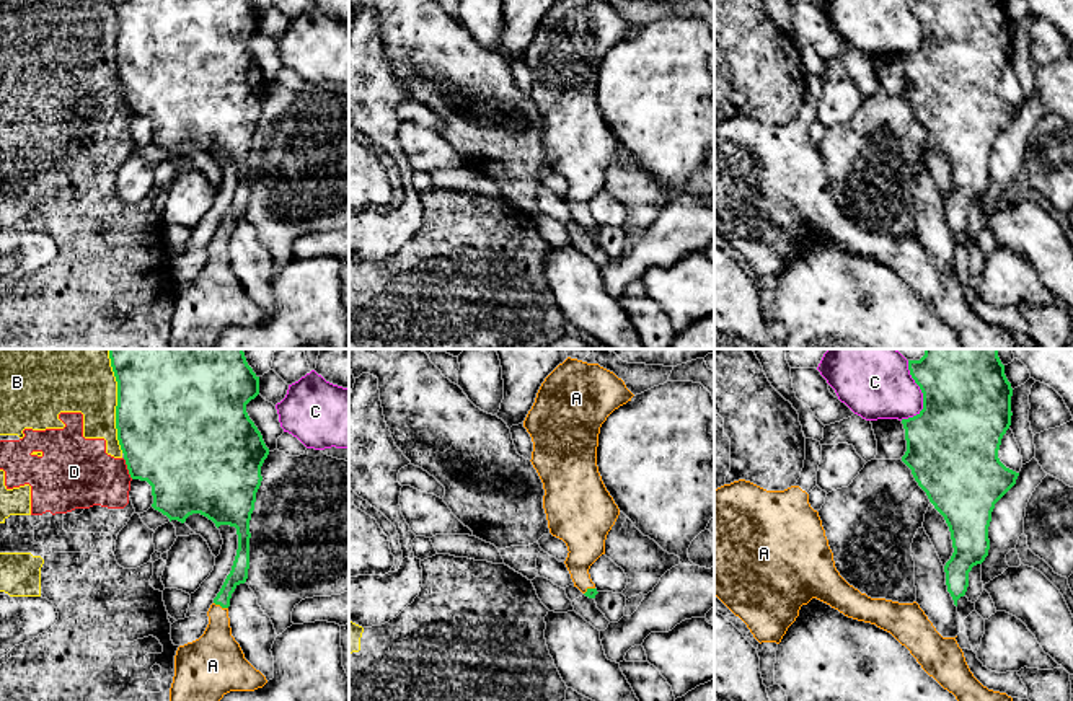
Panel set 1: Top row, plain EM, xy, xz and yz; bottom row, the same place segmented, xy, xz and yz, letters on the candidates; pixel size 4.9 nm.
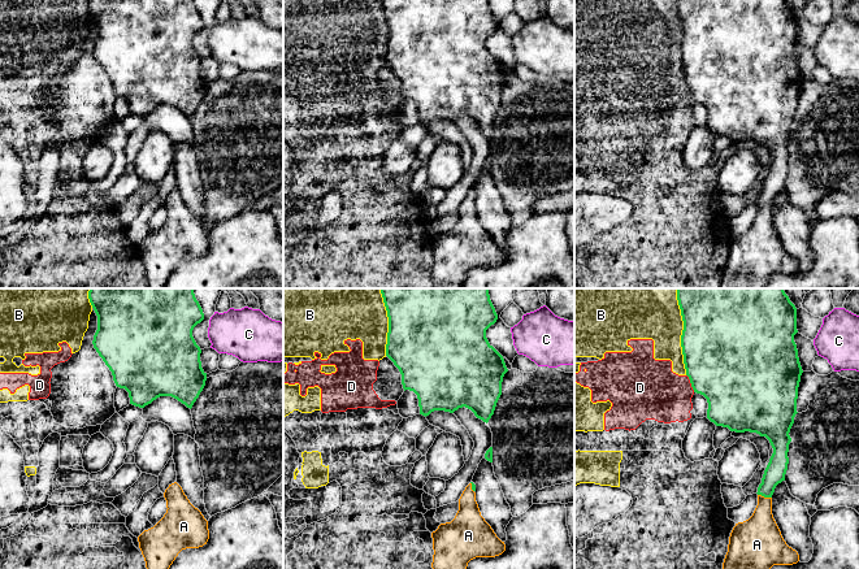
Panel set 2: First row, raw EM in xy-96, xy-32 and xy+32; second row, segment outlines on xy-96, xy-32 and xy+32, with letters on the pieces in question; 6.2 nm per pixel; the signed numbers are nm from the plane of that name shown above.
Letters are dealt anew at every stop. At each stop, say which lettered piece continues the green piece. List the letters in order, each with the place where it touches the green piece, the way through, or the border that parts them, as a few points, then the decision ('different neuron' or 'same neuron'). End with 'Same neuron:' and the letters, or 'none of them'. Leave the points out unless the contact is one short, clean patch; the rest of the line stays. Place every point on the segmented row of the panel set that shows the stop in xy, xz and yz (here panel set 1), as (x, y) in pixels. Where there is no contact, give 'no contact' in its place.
A: contact xy (220, 605); way xy (238, 574), (230, 582), (220, 605), (216, 656); same neuron
B: contact xy (118, 401); different neuron
C: contact yz (923, 395); border yz (907, 361), (910, 377), (922, 393), (922, 408), (900, 419); different neuron
D: contact xy (128, 468); border xy (123, 458), (132, 478); different neuron
Same neuron: A

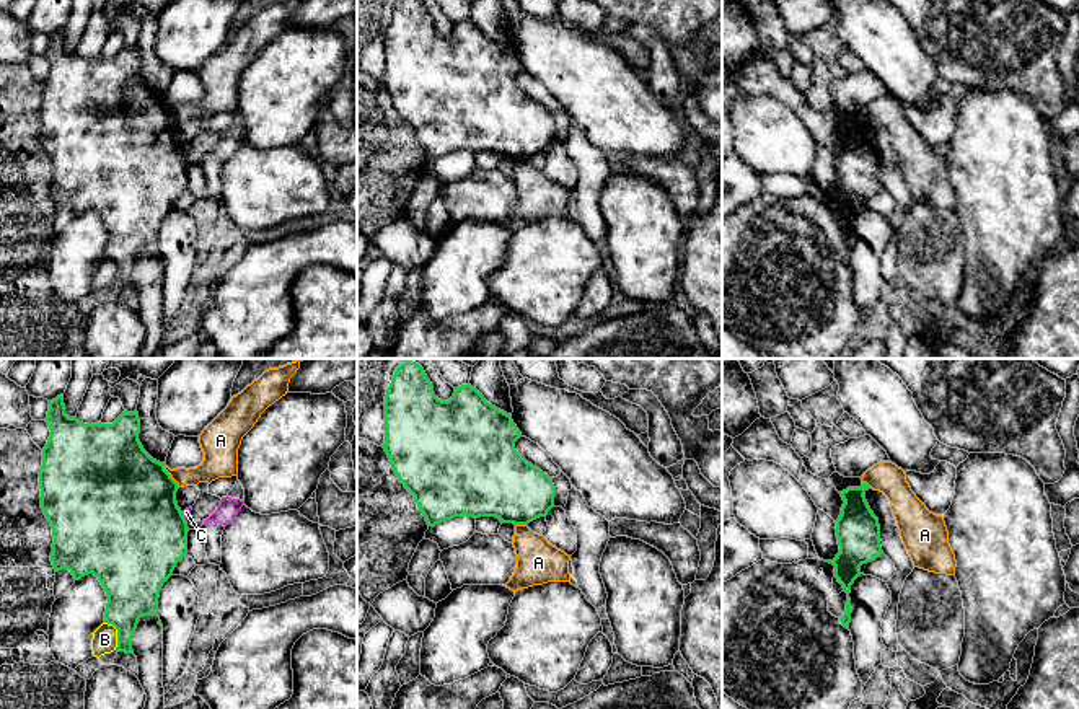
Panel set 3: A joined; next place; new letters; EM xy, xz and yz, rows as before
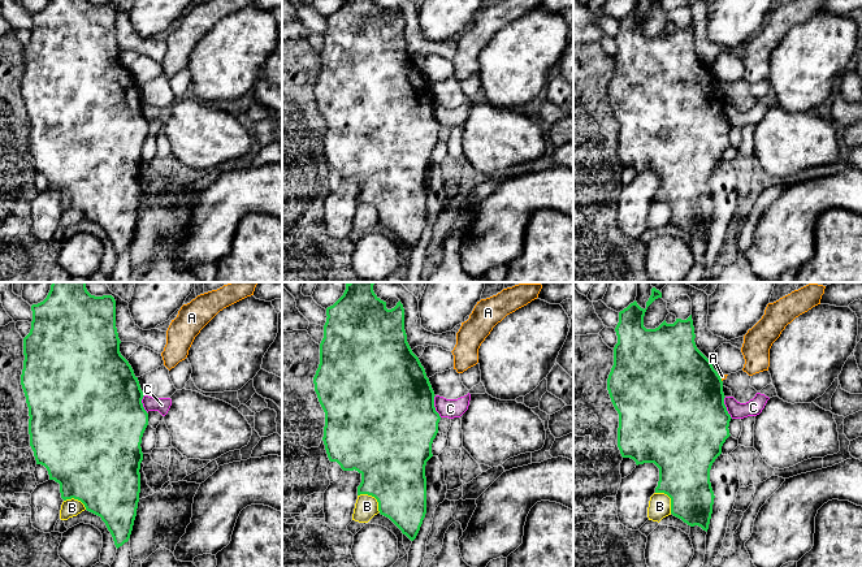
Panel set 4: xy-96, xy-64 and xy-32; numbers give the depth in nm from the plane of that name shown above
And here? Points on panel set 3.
A: contact xy (170, 476); different neuron
B: contact xy (118, 634); border xy (105, 621), (116, 629), (116, 649); different neuron
C: contact xy (183, 515); border xy (181, 512), (184, 519); different neuron
Same neuron: none of them

